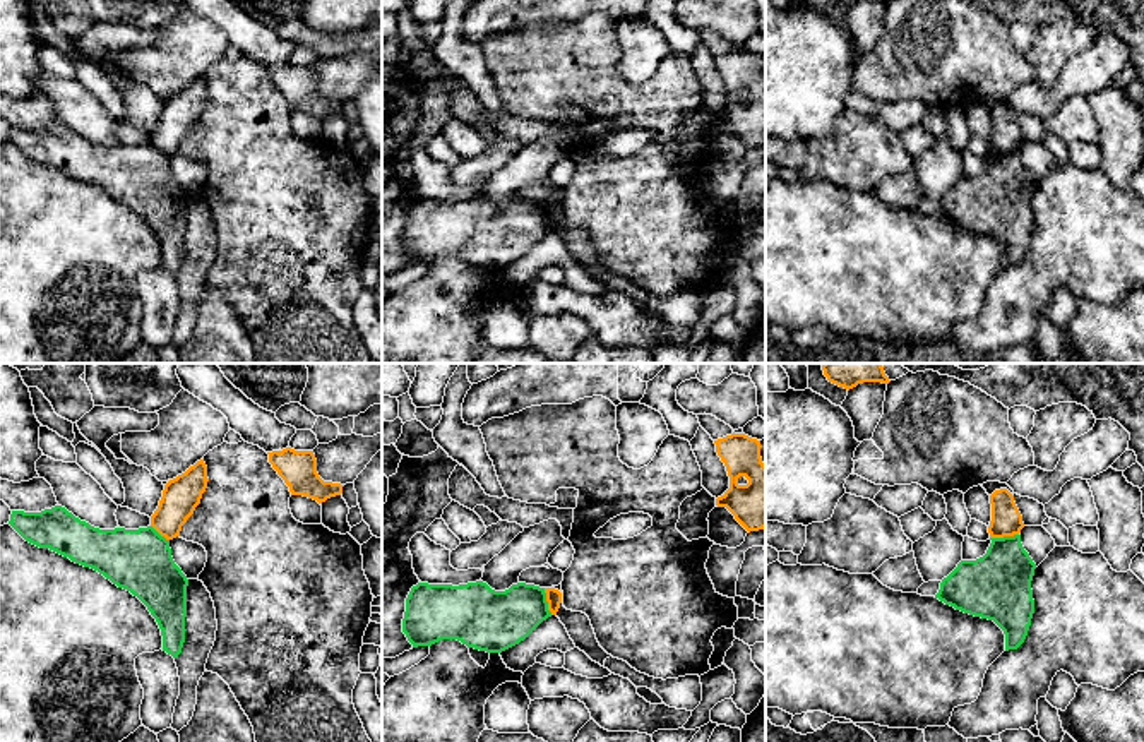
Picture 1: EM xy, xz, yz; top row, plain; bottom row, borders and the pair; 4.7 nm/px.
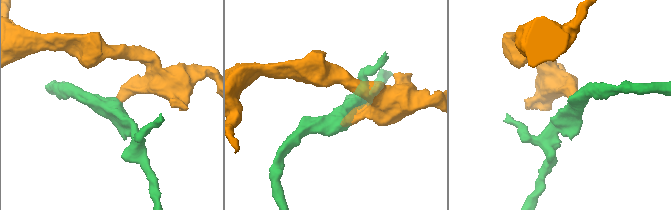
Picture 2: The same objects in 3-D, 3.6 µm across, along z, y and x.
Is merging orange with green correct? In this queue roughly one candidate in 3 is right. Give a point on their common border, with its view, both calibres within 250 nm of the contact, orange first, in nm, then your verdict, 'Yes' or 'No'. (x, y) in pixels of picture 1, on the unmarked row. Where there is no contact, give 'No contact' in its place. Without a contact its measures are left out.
Touches orange at yz (1004, 151). Thickness 140 nm (orange) against 320 nm. No

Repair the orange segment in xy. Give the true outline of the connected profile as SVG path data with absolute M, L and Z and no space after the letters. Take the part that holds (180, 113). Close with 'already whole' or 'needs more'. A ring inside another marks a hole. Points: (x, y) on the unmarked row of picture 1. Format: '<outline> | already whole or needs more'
M204 75L170 96L164 101L158 125L151 132L151 142L166 156L180 153L182 142L200 120L207 98L207 82Z | already whole

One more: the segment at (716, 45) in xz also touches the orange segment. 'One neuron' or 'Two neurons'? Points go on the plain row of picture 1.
One neuron

